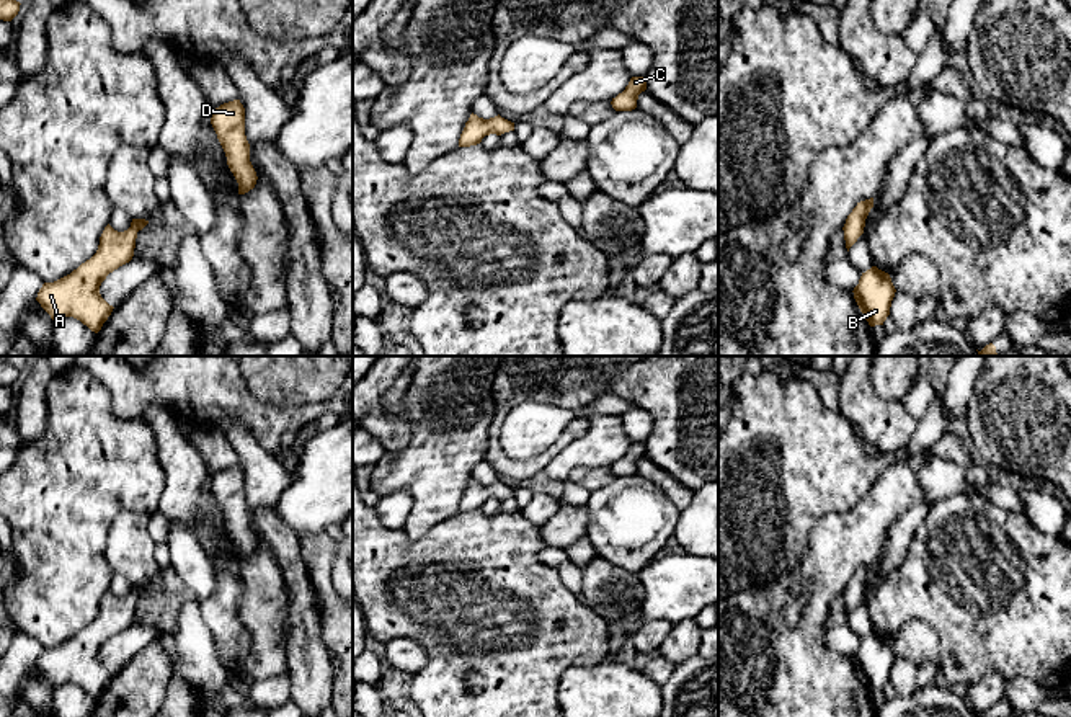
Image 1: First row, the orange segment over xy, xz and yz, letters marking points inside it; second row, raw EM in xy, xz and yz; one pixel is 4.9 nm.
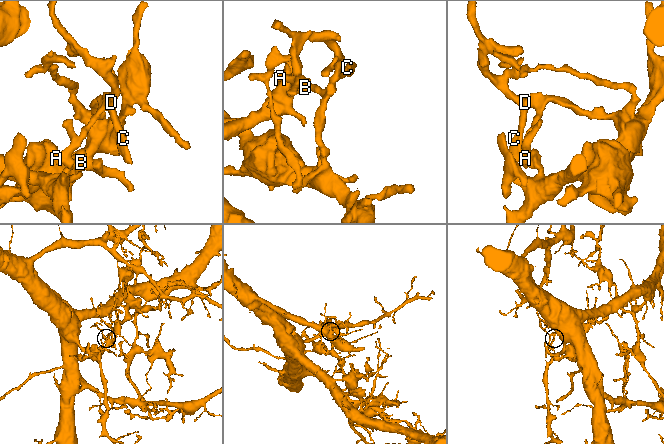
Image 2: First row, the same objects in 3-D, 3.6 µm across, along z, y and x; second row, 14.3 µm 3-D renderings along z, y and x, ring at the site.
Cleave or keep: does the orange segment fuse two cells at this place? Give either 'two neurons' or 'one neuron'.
two neurons

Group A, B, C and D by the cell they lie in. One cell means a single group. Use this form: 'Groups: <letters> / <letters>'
Groups: A B / C D

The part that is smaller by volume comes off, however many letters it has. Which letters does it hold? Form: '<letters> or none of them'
C, D

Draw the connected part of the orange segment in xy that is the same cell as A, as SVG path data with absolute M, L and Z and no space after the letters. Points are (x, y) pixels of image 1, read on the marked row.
M108 224L96 253L70 274L44 283L36 301L54 322L73 317L98 333L114 309L101 297L100 286L109 273L132 260L136 238L137 232L131 227L118 232Z

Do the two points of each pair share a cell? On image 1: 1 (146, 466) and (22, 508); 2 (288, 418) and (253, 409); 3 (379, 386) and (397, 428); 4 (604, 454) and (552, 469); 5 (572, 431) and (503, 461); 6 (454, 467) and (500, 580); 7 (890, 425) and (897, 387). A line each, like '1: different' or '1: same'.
1: same
2: same
3: same
4: same
5: same
6: different
7: different

